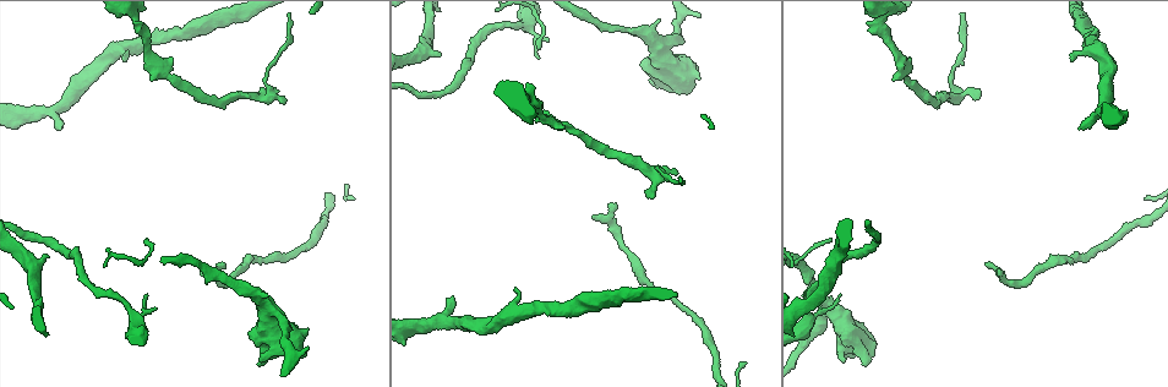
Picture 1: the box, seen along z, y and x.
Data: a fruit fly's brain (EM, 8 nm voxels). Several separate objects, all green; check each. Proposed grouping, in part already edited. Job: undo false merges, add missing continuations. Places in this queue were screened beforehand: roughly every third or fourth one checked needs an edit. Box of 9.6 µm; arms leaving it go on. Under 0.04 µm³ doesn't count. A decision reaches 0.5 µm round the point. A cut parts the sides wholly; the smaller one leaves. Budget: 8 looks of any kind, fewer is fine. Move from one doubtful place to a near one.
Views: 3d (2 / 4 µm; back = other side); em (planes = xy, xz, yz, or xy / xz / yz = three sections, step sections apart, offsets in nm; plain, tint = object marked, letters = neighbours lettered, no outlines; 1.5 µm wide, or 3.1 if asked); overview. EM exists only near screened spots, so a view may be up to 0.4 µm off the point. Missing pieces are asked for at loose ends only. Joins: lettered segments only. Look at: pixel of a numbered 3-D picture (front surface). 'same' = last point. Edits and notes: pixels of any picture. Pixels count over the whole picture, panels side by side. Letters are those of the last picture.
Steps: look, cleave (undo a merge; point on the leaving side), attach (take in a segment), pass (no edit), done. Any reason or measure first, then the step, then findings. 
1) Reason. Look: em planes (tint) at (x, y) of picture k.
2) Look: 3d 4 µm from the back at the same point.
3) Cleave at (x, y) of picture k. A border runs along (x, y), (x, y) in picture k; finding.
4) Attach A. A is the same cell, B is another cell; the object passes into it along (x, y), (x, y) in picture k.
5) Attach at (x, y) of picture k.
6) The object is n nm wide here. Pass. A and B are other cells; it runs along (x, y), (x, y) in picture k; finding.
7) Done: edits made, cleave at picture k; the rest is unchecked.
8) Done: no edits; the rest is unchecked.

A narrow waist. Look: em planes (letters) at (511, 26) of picture 1.

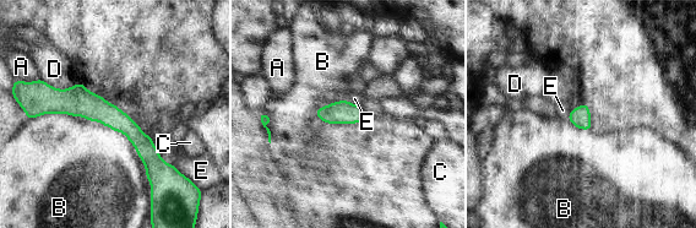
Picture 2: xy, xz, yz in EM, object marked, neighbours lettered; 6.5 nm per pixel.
The longest contact is with B, 320 nm. Pass. A, B, C, D and E are other cells; it runs along (39, 110), (99, 109), (166, 167) in picture 2; all the same neuron.

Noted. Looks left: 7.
Look: em planes (tint) at (997, 271) of picture 1.

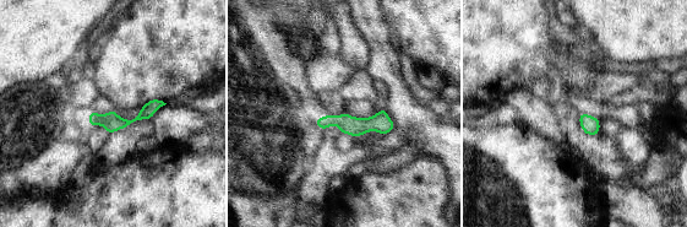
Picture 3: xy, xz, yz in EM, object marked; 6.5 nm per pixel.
See the neighbours. Look: em planes (letters) at the same point.

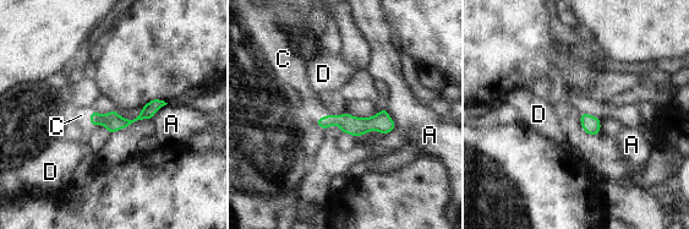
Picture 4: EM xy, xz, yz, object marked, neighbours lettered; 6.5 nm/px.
The object is 120 nm wide here. Attach at (81, 115) of picture 4. C is the same cell, A and D are other cells; the object passes into it along (113, 121), (89, 118), (81, 115) in picture 4; the neuron continues.

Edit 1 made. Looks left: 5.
Free end. Look: em xz step 4 (tint) at (1078, 127) of picture 1.

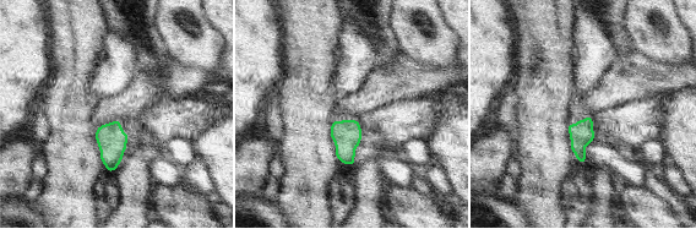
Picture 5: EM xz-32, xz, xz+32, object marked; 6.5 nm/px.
Cut it another way. Look: em xy step 8 (letters) at the same point.

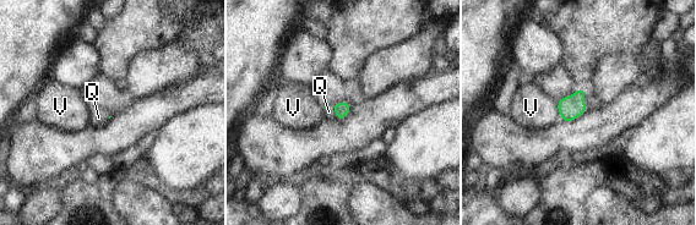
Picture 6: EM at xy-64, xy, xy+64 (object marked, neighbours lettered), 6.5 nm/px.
The longest contact is with Q, 100 nm. Attach at (329, 111) of picture 6. Q is the same cell, V is another cell; the object passes into it along (342, 109), (335, 113), (329, 111) in picture 6; the neuron continues.

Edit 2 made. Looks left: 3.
Done: edits made, attach at picture 4, attach at picture 6; the rest is unchecked.

